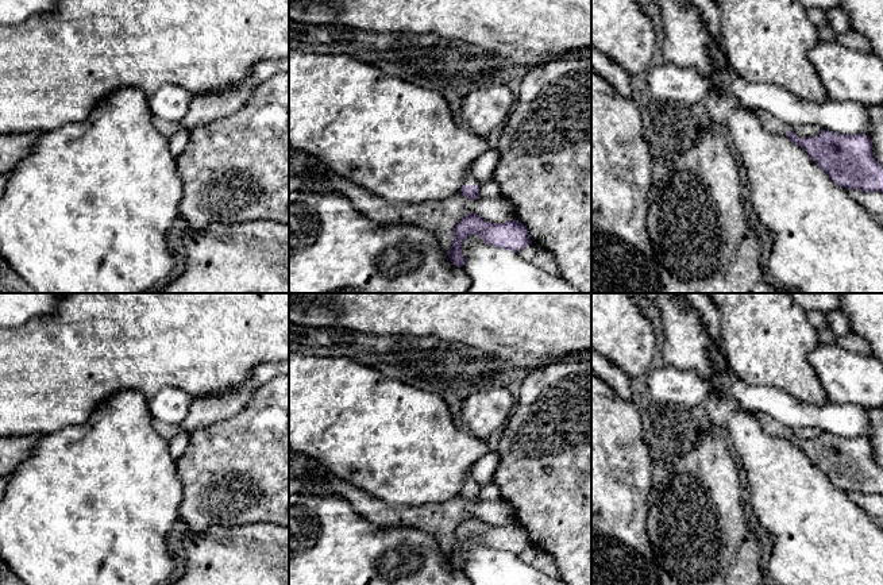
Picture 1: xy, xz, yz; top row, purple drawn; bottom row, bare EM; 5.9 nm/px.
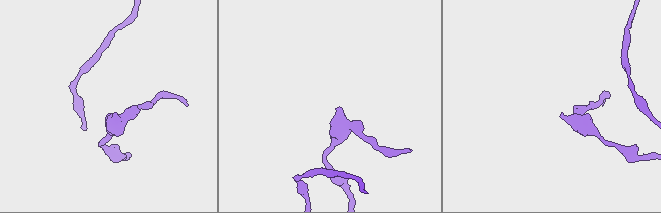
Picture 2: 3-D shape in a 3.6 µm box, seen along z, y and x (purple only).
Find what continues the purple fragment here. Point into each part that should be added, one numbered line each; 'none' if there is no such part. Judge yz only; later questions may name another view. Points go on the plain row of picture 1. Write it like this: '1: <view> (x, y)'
1: yz (771, 426)

